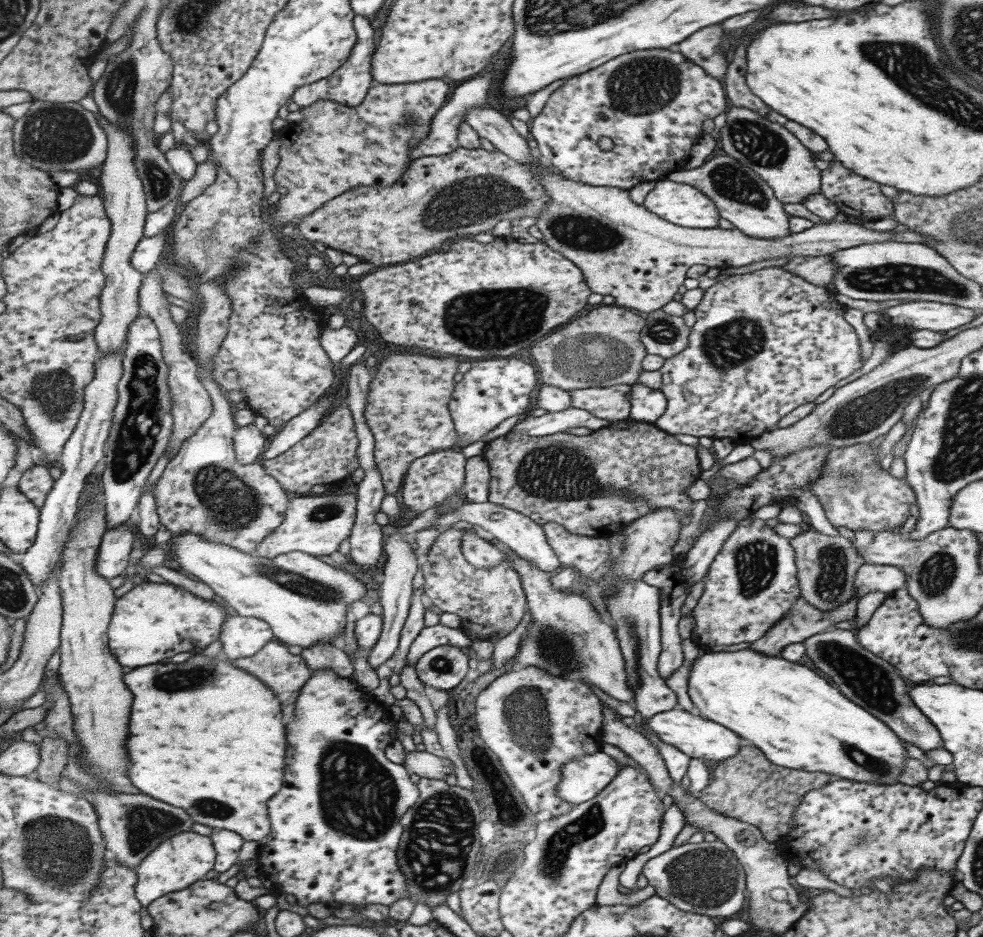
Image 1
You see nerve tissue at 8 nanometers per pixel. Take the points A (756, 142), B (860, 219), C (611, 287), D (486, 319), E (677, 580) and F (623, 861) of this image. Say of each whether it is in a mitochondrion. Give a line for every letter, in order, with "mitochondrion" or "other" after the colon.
A: mitochondrion
B: other
C: other
D: mitochondrion
E: other
F: other

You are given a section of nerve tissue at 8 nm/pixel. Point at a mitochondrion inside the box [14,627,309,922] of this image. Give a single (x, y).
(55, 850)

